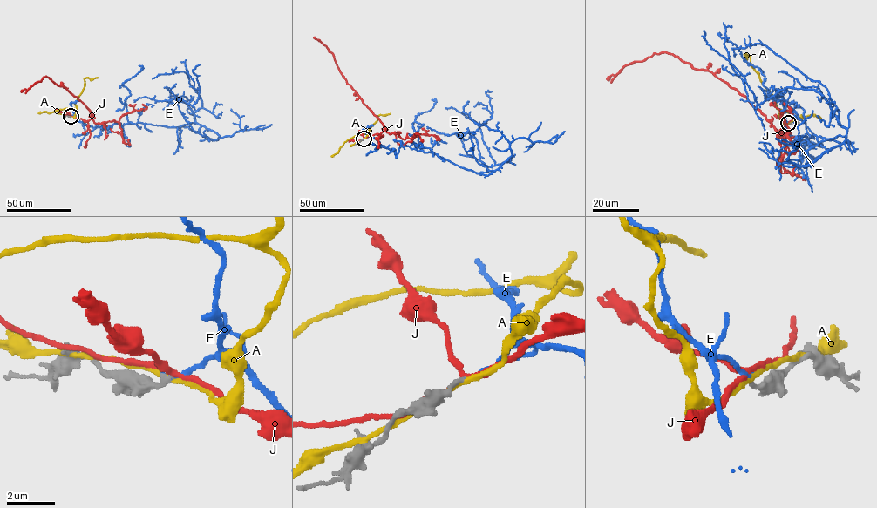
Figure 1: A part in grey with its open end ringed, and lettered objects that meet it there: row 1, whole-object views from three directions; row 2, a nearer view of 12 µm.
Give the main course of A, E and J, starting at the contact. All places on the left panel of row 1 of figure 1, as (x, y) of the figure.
A: (71, 116), (73, 117), (77, 112), (74, 103), (82, 91), (84, 78), (98, 77)
E: (71, 116), (93, 127), (141, 122), (197, 132), (200, 125), (180, 97), (192, 105), (199, 90), (180, 62)
J: (71, 116), (88, 121), (91, 112), (64, 87), (58, 86), (46, 77), (20, 91)

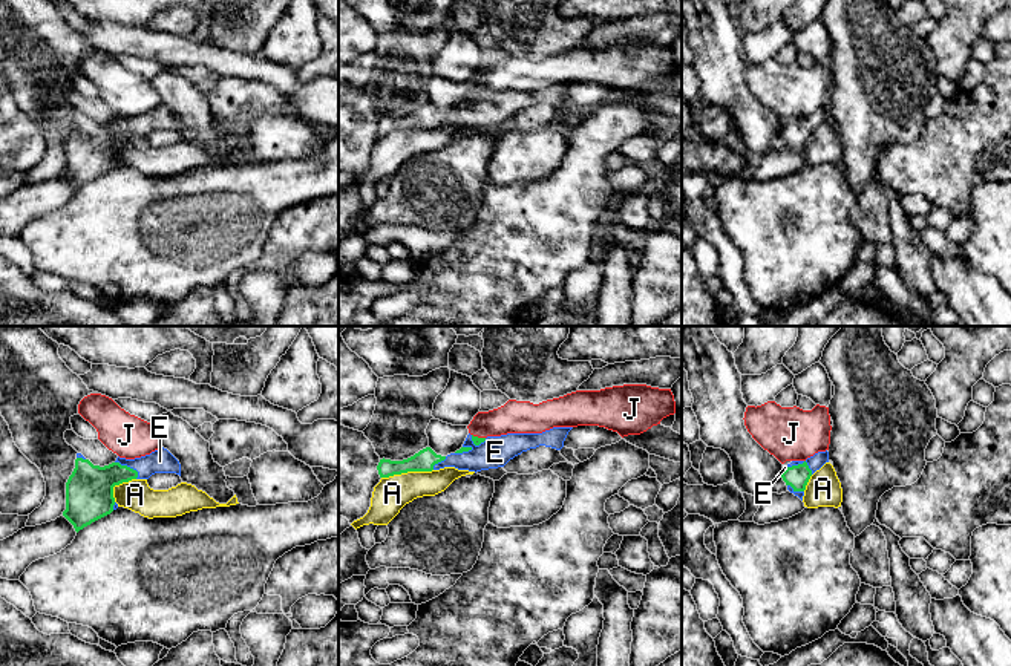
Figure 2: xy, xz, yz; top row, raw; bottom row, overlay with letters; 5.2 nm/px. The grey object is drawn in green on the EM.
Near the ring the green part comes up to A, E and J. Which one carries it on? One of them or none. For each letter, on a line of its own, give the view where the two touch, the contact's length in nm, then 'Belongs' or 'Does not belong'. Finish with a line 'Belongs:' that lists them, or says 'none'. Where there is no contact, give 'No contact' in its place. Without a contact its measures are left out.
A: Touches green in xz. Shared border 280 nm. Does not belong
E: Touches green in xy. Shared border 150 nm. Belongs
J: Touches green in xz. Shared border 80 nm. Does not belong
Belongs: E

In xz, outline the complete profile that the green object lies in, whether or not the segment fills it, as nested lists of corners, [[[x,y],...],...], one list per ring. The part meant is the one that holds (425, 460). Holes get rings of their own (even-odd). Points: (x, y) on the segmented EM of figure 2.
[[[553,427],[542,433],[507,433],[501,436],[478,438],[467,435],[463,447],[447,456],[437,455],[426,447],[403,461],[380,459],[377,470],[380,478],[389,478],[407,472],[432,472],[444,467],[481,472],[504,467],[510,459],[539,446],[561,450],[573,427]]]

